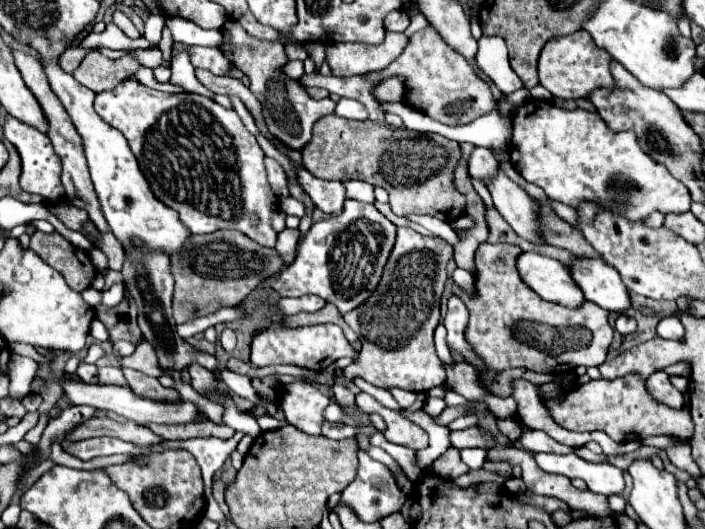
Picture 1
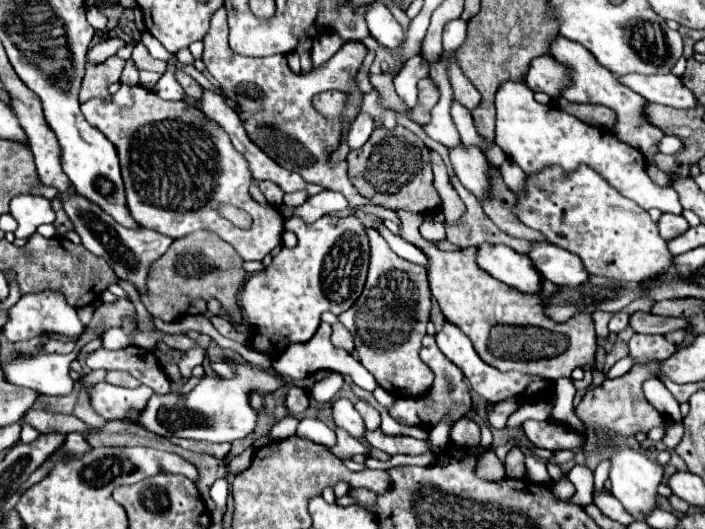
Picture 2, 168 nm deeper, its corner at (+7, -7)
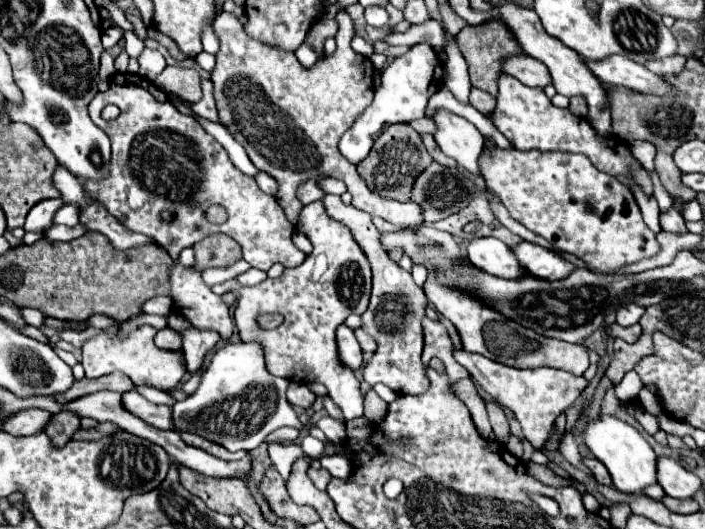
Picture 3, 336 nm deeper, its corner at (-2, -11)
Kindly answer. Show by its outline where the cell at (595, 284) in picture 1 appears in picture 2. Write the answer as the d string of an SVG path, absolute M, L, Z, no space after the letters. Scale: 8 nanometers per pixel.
M533 243L529 257L543 279L559 287L581 287L589 279L589 273L577 255L551 243Z

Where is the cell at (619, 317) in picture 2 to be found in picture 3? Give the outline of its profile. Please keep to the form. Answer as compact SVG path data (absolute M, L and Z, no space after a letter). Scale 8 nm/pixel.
M628 303L628 305L624 305L624 307L618 309L616 321L618 321L620 325L628 327L628 325L638 323L638 319L640 319L642 315L644 315L644 307L640 307L638 303Z

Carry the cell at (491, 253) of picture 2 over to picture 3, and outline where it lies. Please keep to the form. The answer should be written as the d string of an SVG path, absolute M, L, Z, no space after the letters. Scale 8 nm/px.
M494 237L472 239L468 243L468 259L472 265L490 275L498 275L504 279L518 279L518 275L524 275L510 247Z

